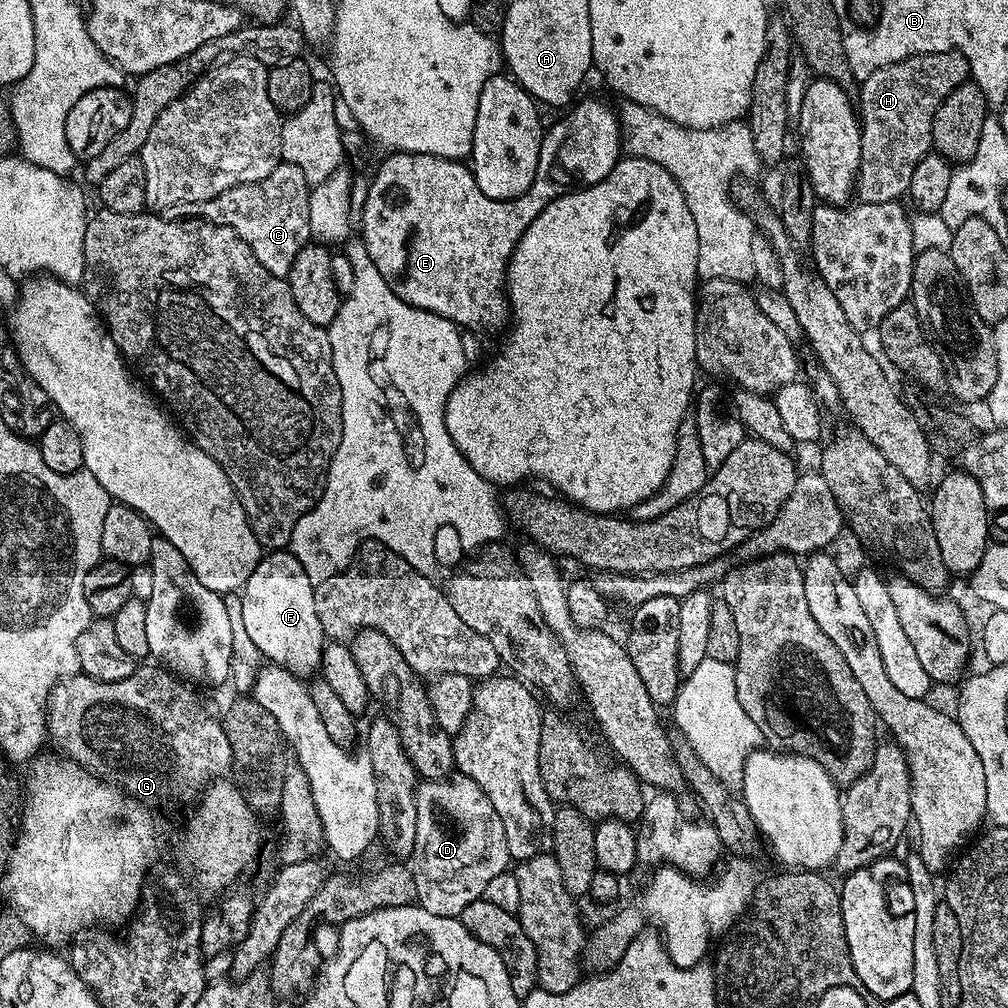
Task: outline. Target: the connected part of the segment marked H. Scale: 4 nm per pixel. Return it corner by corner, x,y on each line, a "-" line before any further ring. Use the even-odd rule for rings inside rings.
952,45
938,54
911,56
908,60
887,64
862,81
858,88
862,154
854,193
859,203
890,202
907,197
914,166
918,166
932,148
932,123
938,106
969,76
968,60
960,47

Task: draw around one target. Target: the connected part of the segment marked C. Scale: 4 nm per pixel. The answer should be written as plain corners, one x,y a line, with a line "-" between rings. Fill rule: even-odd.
281,162
274,170
270,170
270,174
266,174
266,178
262,178
258,182
234,186
206,202
182,202
178,206
170,206
163,209
162,215
166,220
203,218
215,224
230,226
230,230
234,230
234,234
238,238
242,238
242,242
246,242
246,246
250,246
250,250
254,250
254,258
258,258
258,262
262,262
262,266
266,266
266,270
270,270
270,274
286,278
290,274
290,266
294,266
294,258
298,255
298,250
302,250
302,246
309,243
310,237
313,235
310,230
309,195
310,186
306,182
306,174
302,174
302,170
298,170
298,166

